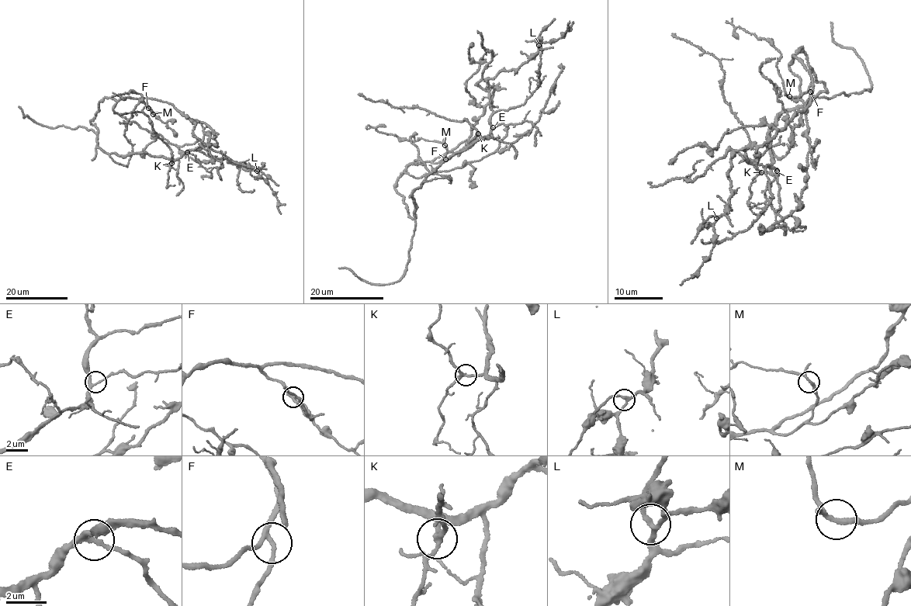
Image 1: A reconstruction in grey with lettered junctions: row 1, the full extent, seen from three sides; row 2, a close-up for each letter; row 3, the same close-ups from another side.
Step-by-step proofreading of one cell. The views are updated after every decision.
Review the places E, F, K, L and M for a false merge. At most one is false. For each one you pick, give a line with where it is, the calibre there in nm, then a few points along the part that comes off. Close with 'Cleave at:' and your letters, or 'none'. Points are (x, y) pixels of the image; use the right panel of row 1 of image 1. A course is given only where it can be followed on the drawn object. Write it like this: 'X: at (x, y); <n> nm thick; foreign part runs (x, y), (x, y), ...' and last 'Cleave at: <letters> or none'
Cleave at: none

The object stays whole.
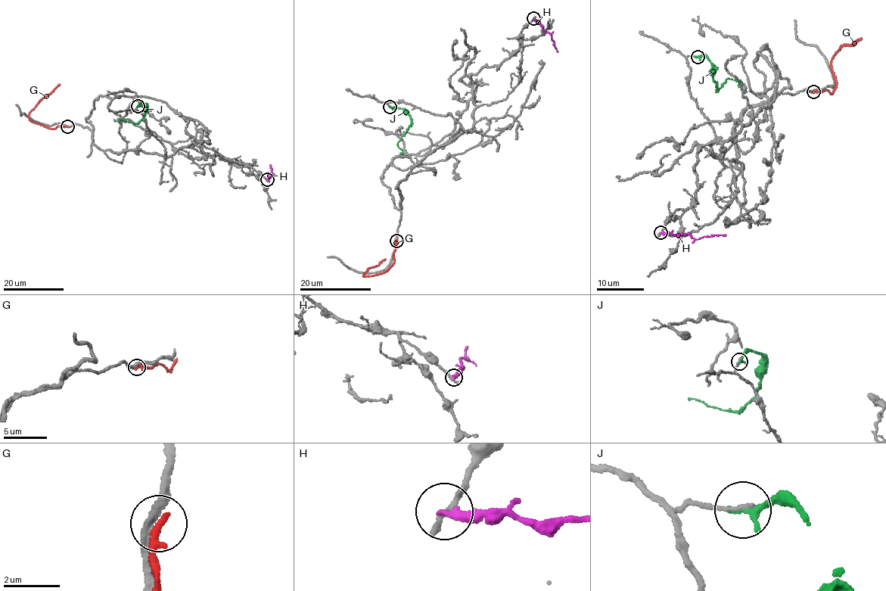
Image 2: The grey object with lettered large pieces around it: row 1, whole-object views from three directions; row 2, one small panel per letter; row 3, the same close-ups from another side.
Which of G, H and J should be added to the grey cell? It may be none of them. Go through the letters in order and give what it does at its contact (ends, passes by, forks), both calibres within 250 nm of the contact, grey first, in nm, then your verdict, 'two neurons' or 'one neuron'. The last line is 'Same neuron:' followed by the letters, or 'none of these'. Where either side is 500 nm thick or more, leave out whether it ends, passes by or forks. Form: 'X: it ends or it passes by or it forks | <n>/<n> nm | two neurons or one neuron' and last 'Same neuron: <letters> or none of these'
G: it ends | 240/240 nm | two neurons
H: it ends | 260/280 nm | two neurons
J: it ends | 160/280 nm | two neurons
Same neuron: none of these

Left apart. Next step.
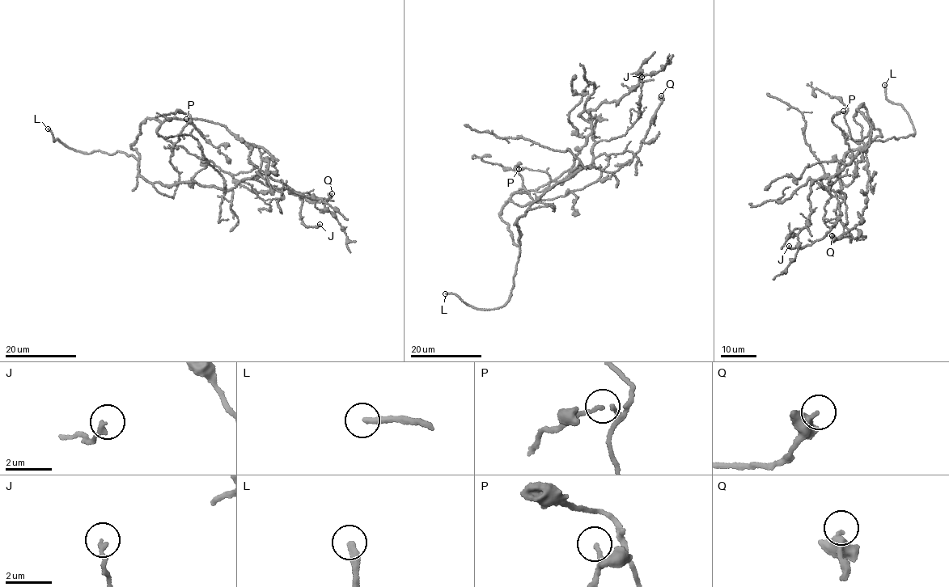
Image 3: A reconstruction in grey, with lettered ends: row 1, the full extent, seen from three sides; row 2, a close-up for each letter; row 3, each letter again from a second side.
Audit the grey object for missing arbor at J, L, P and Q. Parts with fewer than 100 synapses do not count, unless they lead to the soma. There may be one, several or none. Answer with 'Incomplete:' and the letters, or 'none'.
Incomplete: L

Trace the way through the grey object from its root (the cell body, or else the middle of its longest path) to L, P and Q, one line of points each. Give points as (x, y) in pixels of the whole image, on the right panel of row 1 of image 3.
L: (879, 130), (880, 137), (870, 142), (913, 136), (915, 133), (904, 107), (887, 99), (884, 85)
P: (879, 130), (868, 145), (845, 154), (839, 175), (846, 185), (857, 167), (832, 121), (843, 111)
Q: (879, 130), (862, 103), (854, 119), (862, 128), (869, 171), (865, 221), (834, 241), (832, 235)

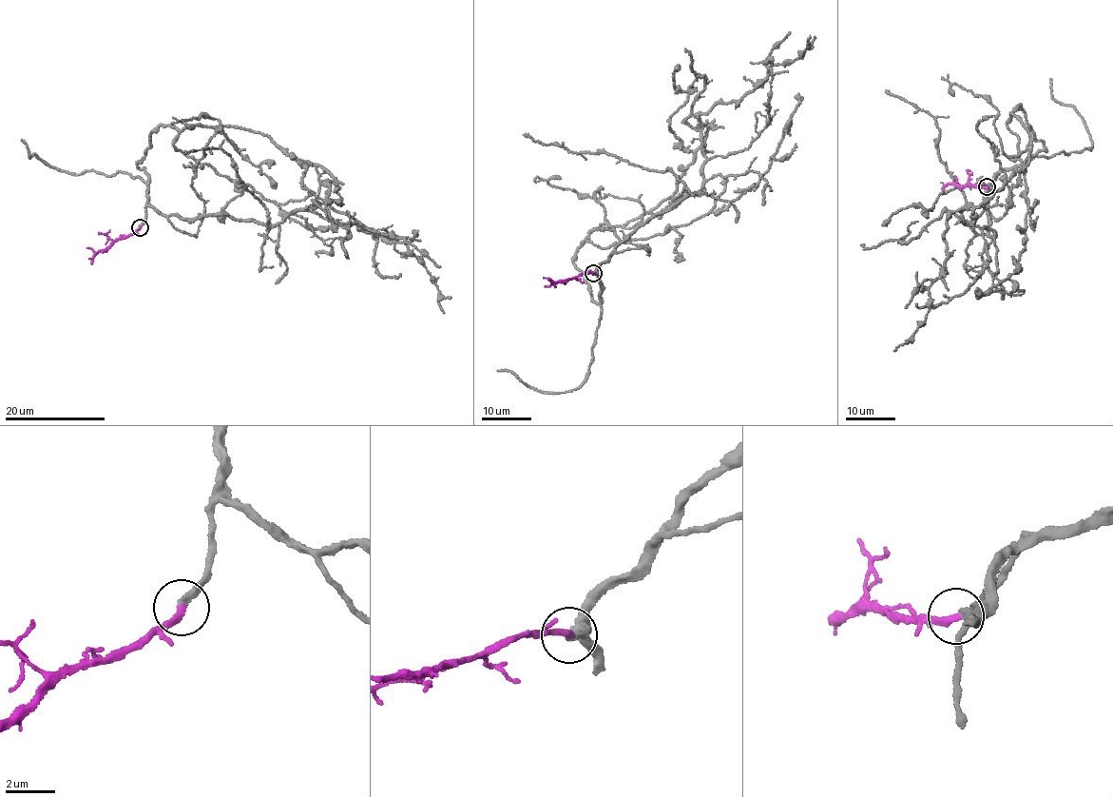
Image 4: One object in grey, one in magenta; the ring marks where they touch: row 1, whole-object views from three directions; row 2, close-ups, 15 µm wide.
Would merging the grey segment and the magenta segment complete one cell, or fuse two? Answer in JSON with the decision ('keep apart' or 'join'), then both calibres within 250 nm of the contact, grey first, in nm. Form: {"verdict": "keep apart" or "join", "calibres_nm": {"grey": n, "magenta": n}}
{"verdict": "join", "calibres_nm": {"grey": 240, "magenta": 280}}

